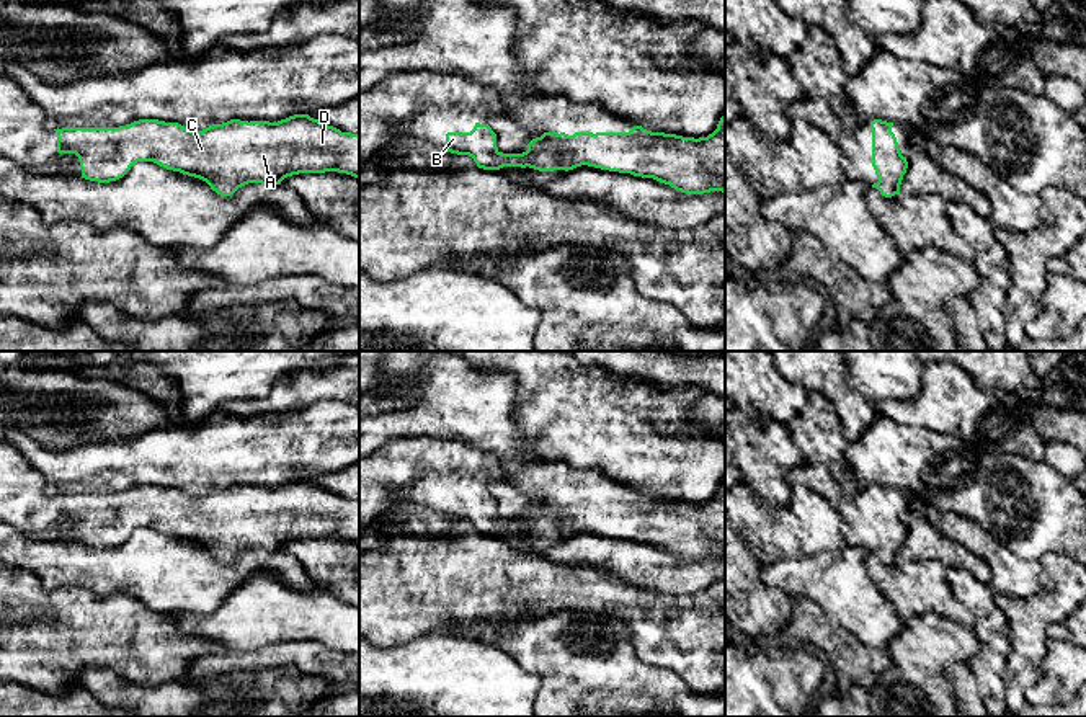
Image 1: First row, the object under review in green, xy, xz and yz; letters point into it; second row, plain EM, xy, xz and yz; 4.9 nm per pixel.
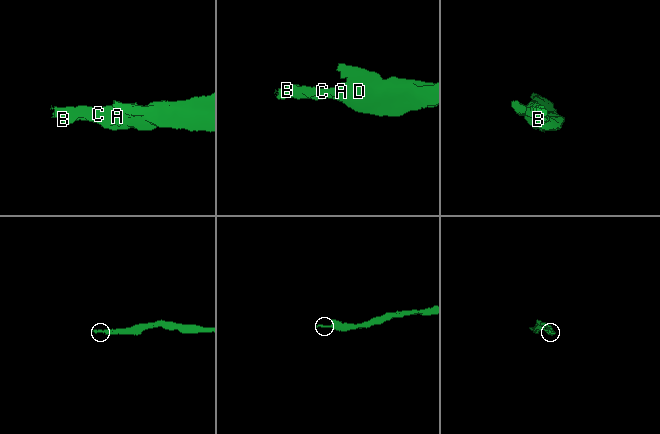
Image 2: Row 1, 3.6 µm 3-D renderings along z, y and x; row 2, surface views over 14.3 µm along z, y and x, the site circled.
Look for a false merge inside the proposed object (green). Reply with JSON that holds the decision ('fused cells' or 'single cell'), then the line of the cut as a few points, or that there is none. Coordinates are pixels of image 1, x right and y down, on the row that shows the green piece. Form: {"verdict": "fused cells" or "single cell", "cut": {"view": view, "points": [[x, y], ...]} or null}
{"verdict": "single cell", "cut": null}

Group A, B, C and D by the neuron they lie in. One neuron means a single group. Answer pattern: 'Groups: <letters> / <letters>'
Groups: A B C D

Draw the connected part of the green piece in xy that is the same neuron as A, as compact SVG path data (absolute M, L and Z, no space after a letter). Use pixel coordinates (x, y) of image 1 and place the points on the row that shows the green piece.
M294 114L278 122L230 119L203 131L178 122L139 119L119 127L62 127L57 152L75 154L82 178L109 183L122 178L134 163L154 162L206 181L220 196L232 196L248 183L276 186L299 173L338 171L359 178L359 132L341 132L309 114Z

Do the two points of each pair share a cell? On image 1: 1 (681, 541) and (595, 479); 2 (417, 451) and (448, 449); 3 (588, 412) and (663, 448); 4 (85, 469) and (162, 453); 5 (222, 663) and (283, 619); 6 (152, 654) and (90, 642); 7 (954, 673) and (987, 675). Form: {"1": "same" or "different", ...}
{"1": "same", "2": "same", "3": "same", "4": "same", "5": "different", "6": "same", "7": "different"}

